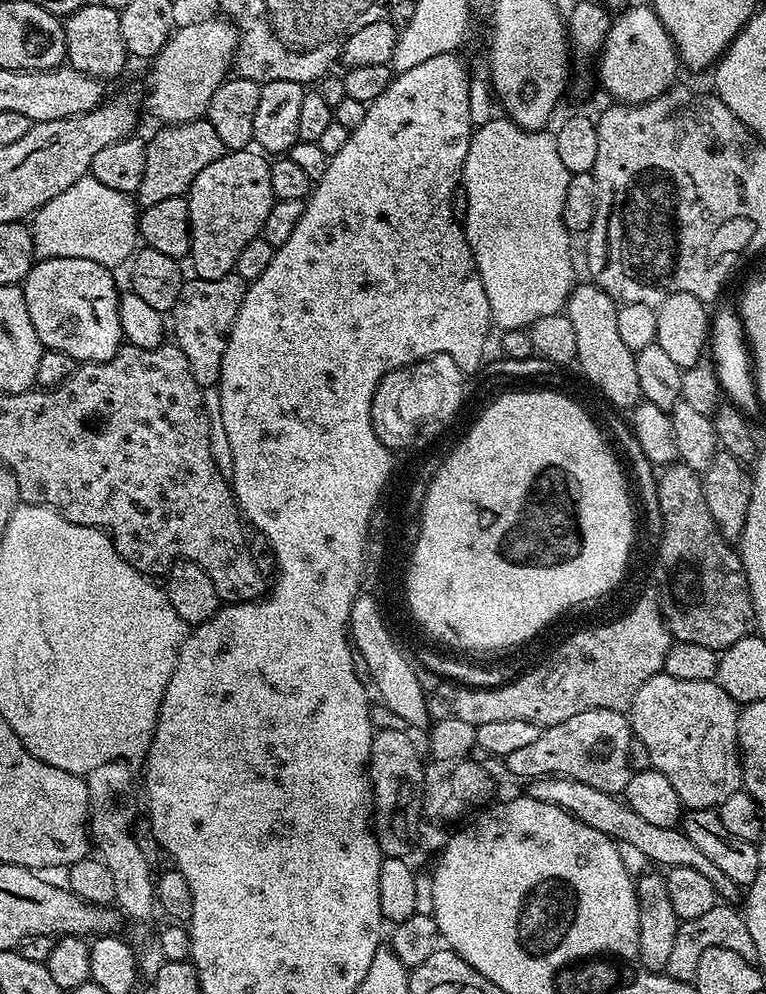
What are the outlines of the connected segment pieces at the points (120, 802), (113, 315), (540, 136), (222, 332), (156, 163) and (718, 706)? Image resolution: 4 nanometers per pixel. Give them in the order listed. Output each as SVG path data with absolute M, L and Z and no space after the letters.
M115 760L88 772L88 831L95 851L96 848L100 851L97 852L99 859L110 866L110 874L114 874L115 907L125 917L144 920L151 914L152 908L154 912L154 868L142 850L138 850L134 835L138 780L132 777L128 768L131 767L125 761Z
M50 257L48 259L37 259L33 263L28 275L22 281L22 287L24 289L24 297L26 298L26 310L30 310L30 322L34 322L34 330L38 334L41 345L47 351L61 352L70 357L74 362L83 362L85 364L93 364L94 362L102 362L103 360L114 358L114 354L120 351L122 347L124 331L122 330L122 322L120 321L120 298L122 292L121 289L116 289L116 280L112 276L114 276L113 269L107 268L98 262L88 261L86 258Z
M493 118L487 124L481 124L473 131L470 150L464 159L464 170L462 173L462 190L466 194L466 210L462 217L462 227L464 237L472 251L472 257L476 263L478 274L482 278L482 286L486 290L486 298L490 302L492 319L495 327L500 330L505 329L527 329L536 320L541 320L547 316L555 316L568 303L568 296L574 287L572 280L572 240L568 227L562 222L562 202L566 198L566 186L568 185L569 172L566 166L562 166L562 161L558 159L558 146L555 135L544 130L529 130L519 128L514 121L507 118Z
M229 274L213 280L189 279L178 294L178 302L170 313L170 324L176 327L174 342L186 354L190 362L190 374L200 389L214 387L220 383L222 358L228 345L228 331L238 318L238 310L244 301L246 281L240 276Z
M207 118L188 120L185 124L164 124L146 144L146 168L142 170L142 180L138 191L139 203L147 206L162 202L162 198L184 196L189 186L220 156L226 149L222 138L210 126Z
M657 674L638 686L630 705L632 735L647 747L651 767L670 781L670 786L674 786L674 794L678 794L685 809L719 809L720 804L741 787L742 756L738 751L740 713L736 700L730 698L730 694L726 694L726 690L722 690L715 680L682 682L682 678Z

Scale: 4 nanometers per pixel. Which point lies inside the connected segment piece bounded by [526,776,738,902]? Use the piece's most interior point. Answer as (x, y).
(607, 812)

